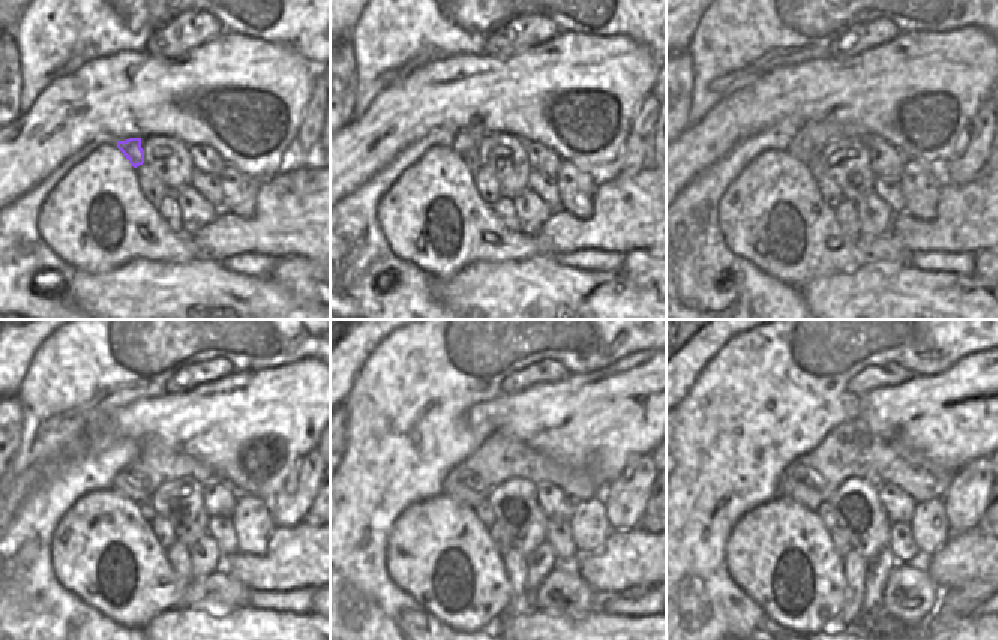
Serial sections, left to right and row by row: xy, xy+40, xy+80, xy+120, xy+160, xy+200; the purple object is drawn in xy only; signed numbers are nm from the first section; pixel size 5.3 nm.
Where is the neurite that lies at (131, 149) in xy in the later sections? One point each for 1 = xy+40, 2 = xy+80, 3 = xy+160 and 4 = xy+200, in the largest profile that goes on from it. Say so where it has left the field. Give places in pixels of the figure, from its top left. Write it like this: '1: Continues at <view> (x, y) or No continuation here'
1: Continues at xy+40 (471, 158)
2: Continues at xy+80 (815, 168)
3: Continues at xy+160 (483, 511)
4: Continues at xy+200 (826, 511).

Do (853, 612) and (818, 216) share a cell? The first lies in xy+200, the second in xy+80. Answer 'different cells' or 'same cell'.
different cells

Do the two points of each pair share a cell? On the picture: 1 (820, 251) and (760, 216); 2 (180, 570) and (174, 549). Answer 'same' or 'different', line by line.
1: same
2: same

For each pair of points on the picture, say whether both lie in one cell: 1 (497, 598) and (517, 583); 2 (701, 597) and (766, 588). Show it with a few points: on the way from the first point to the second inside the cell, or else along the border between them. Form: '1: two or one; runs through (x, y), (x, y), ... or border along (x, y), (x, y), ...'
1: two; border along (502, 555), (506, 579), (512, 589), (508, 613)
2: two; border along (724, 561), (731, 580), (767, 616)

